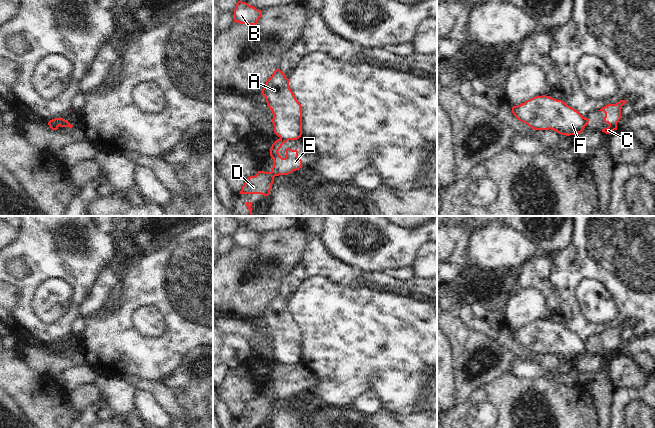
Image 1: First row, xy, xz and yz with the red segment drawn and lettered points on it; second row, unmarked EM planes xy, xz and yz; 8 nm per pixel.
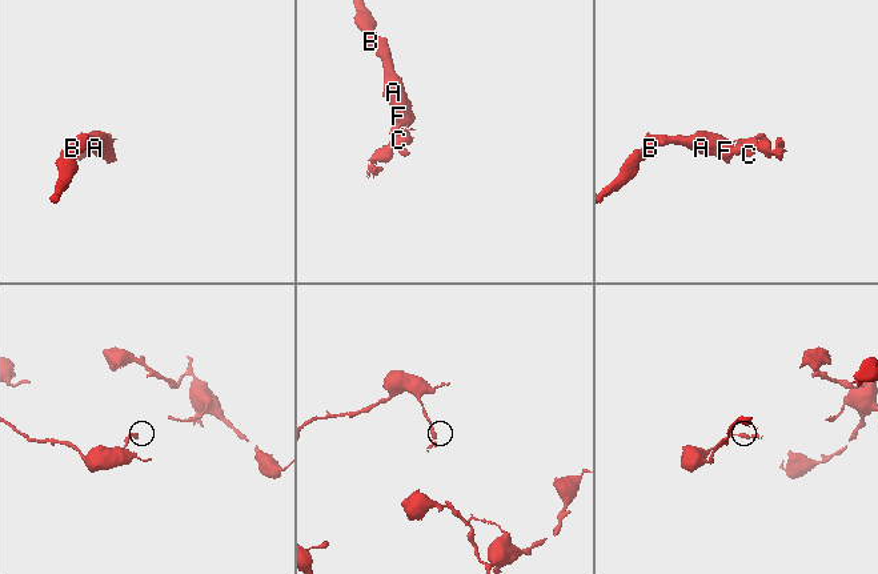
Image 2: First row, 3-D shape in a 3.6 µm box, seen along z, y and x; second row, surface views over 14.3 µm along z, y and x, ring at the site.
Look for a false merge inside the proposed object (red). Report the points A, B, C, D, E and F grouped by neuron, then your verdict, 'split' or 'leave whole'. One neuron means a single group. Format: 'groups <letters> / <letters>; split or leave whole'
groups A B F / C D E; split

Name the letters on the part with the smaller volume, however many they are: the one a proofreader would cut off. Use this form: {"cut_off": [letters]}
{"cut_off": ["C", "D", "E"]}

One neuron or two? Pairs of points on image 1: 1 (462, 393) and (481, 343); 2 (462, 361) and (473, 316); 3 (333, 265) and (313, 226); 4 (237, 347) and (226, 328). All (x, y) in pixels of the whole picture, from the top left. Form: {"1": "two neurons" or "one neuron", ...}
{"1": "one neuron", "2": "two neurons", "3": "two neurons", "4": "two neurons"}

